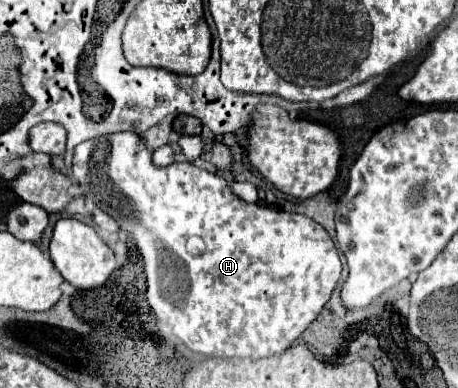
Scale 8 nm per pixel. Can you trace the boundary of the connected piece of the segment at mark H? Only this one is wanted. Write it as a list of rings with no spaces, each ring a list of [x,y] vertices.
[[[131,131],[113,133],[113,135],[89,139],[81,145],[77,145],[71,171],[73,171],[73,179],[81,187],[83,195],[95,207],[109,213],[137,245],[143,259],[147,280],[147,293],[145,295],[147,303],[151,305],[151,312],[157,319],[159,333],[169,335],[169,330],[175,331],[175,337],[179,337],[179,343],[195,353],[209,355],[209,357],[239,357],[239,359],[263,359],[263,357],[283,353],[307,329],[307,325],[321,313],[323,305],[329,301],[329,297],[331,297],[331,293],[341,277],[341,259],[339,259],[339,253],[335,249],[335,243],[319,223],[315,223],[307,215],[273,211],[273,209],[257,205],[257,203],[241,201],[231,191],[231,187],[227,185],[227,181],[221,175],[209,173],[193,163],[173,163],[169,167],[155,167],[151,161],[151,151],[145,147],[143,139],[137,133],[131,133]]]

